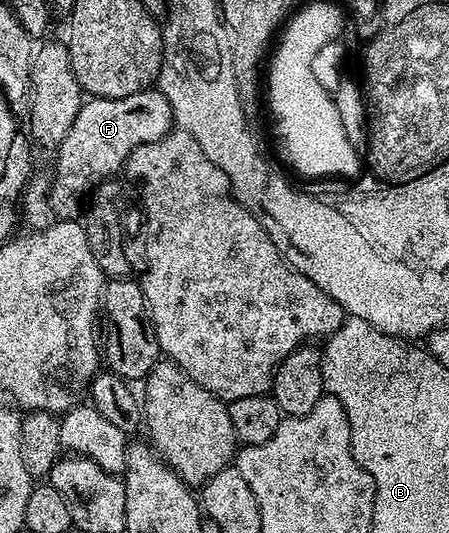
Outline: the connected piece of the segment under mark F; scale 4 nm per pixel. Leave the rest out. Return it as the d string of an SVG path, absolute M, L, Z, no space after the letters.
M148 88L124 98L88 97L80 105L65 140L57 148L59 156L55 160L55 179L51 178L49 182L49 195L57 218L59 220L78 219L84 213L85 199L95 187L102 182L114 179L115 173L126 167L127 157L134 150L141 148L143 144L153 144L153 140L161 140L165 135L170 134L174 121L175 117L169 100L158 88Z

